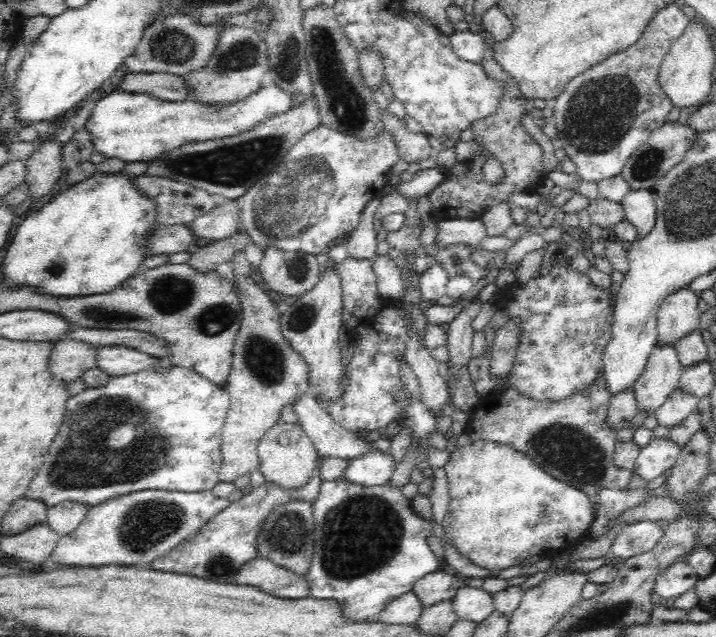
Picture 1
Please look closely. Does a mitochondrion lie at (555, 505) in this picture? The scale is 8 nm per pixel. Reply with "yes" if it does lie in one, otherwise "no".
no

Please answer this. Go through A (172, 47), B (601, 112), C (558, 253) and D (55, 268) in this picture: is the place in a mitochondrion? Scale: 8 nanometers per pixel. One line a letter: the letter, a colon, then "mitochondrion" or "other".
A: mitochondrion
B: mitochondrion
C: other
D: mitochondrion

